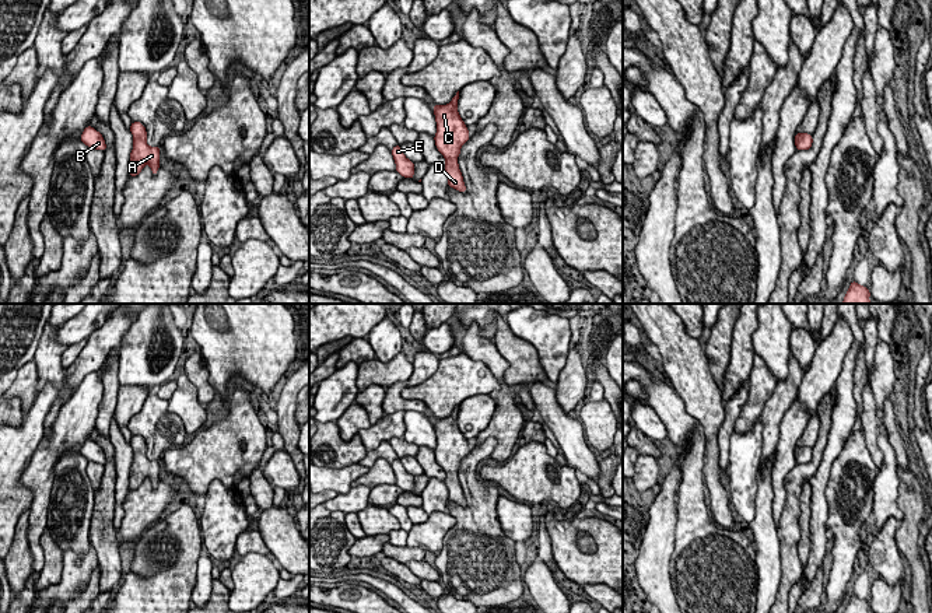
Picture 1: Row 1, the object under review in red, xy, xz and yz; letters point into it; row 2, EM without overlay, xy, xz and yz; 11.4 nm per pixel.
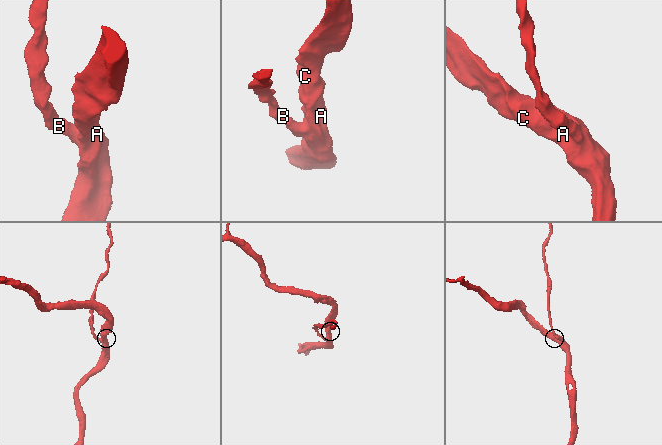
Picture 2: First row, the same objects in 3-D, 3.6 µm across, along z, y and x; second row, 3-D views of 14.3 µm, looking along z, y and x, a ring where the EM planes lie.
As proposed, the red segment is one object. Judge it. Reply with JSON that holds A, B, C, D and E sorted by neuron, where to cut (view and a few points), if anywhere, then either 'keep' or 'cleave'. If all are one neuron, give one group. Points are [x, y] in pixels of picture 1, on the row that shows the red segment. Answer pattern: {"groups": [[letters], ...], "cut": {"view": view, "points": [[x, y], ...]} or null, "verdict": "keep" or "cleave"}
{"groups": [["A", "B", "C", "D", "E"]], "cut": null, "verdict": "keep"}

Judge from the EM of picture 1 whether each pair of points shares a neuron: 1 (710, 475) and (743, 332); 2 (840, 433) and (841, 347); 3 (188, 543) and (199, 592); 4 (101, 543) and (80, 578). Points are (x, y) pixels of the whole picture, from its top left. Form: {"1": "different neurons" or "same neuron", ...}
{"1": "different neurons", "2": "different neurons", "3": "different neurons", "4": "different neurons"}

